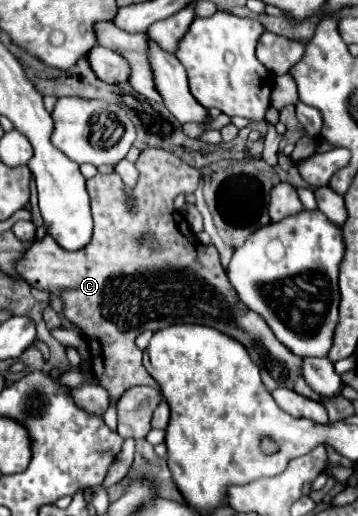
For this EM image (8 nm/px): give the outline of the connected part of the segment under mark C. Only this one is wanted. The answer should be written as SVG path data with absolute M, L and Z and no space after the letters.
M154 147L142 149L134 165L140 177L132 189L132 207L126 203L124 183L120 179L96 175L86 181L94 235L84 249L66 251L46 233L44 239L34 241L18 263L18 273L32 287L62 297L62 313L82 329L90 347L92 373L100 385L108 389L110 399L120 399L124 391L136 385L158 389L142 365L142 351L134 345L134 339L142 331L158 331L176 323L198 323L240 341L260 367L260 377L268 391L284 385L304 397L320 401L320 395L302 379L300 357L286 349L286 345L280 345L280 341L272 337L272 329L268 329L266 321L240 301L220 265L216 247L198 243L186 219L174 209L176 195L192 191L192 185L198 185L202 173L174 153Z

